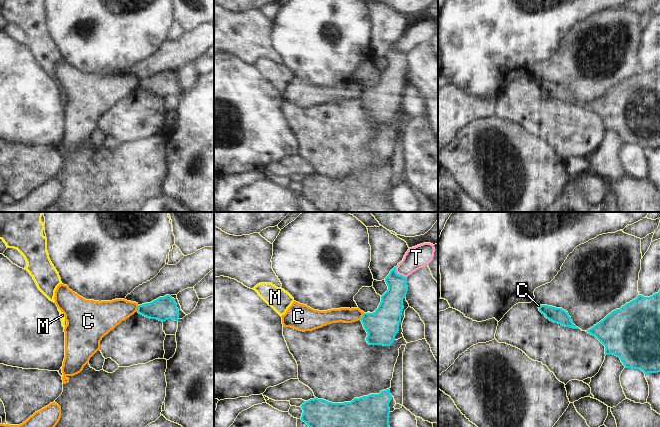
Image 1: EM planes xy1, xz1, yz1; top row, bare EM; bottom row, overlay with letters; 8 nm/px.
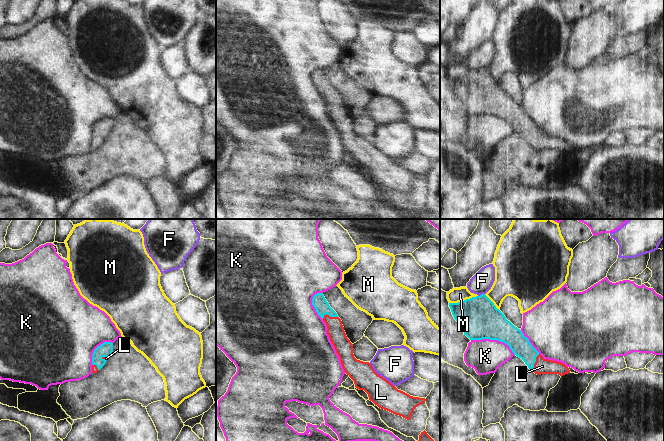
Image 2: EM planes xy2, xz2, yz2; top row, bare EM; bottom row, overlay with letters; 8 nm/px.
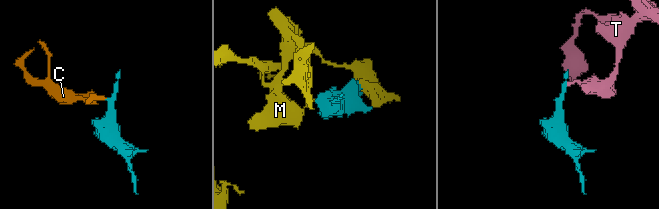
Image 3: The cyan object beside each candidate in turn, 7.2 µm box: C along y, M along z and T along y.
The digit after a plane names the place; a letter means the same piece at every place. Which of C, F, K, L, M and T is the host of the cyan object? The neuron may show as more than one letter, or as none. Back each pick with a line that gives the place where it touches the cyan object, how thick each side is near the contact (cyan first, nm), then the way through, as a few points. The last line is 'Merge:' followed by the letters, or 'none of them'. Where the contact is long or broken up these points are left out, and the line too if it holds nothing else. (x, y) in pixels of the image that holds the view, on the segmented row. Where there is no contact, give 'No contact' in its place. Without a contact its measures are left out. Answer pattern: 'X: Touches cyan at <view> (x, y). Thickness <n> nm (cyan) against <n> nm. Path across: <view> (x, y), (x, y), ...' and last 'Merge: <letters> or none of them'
L: Touches cyan at xz2 (329, 315). Thickness 120 nm (cyan) against 140 nm. Path across: xz2 (322, 307), (329, 315), (334, 323), (337, 335)
Merge: L

